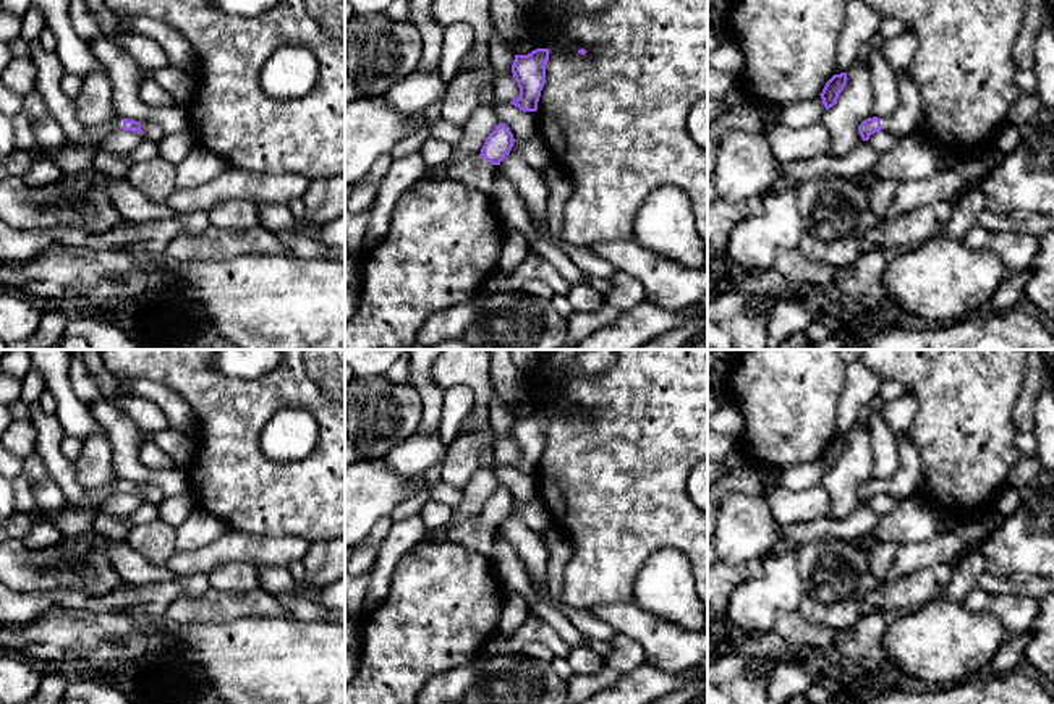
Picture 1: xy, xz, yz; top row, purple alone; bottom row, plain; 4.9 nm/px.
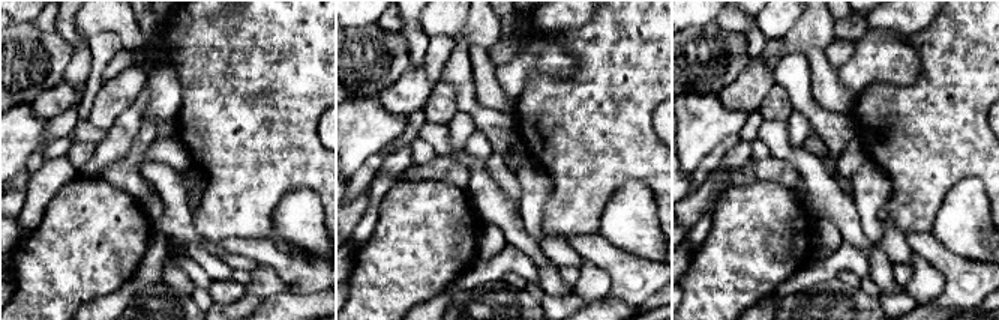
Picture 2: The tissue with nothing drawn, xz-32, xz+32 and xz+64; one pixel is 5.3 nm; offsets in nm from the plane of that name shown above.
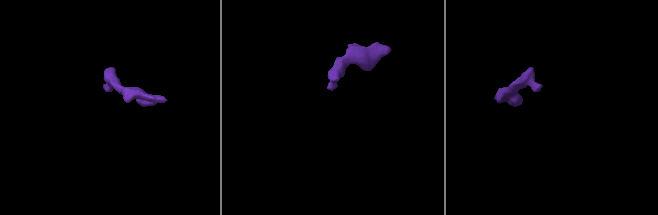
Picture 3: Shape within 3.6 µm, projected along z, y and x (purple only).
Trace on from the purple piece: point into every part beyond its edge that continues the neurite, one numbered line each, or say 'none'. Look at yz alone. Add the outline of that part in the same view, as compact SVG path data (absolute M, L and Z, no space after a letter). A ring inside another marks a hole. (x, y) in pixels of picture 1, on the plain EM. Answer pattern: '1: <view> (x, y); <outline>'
1: yz (905, 479); M908 432L895 434L899 447L899 468L892 477L881 481L881 490L905 502L918 487L921 479L921 456Z

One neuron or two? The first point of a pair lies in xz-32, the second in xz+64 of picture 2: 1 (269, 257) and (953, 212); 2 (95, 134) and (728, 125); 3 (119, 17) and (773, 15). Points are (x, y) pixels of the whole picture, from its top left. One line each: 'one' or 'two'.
1: two
2: two
3: one

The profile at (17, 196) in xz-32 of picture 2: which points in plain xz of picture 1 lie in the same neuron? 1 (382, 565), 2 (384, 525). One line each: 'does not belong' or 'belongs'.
1: does not belong
2: belongs

